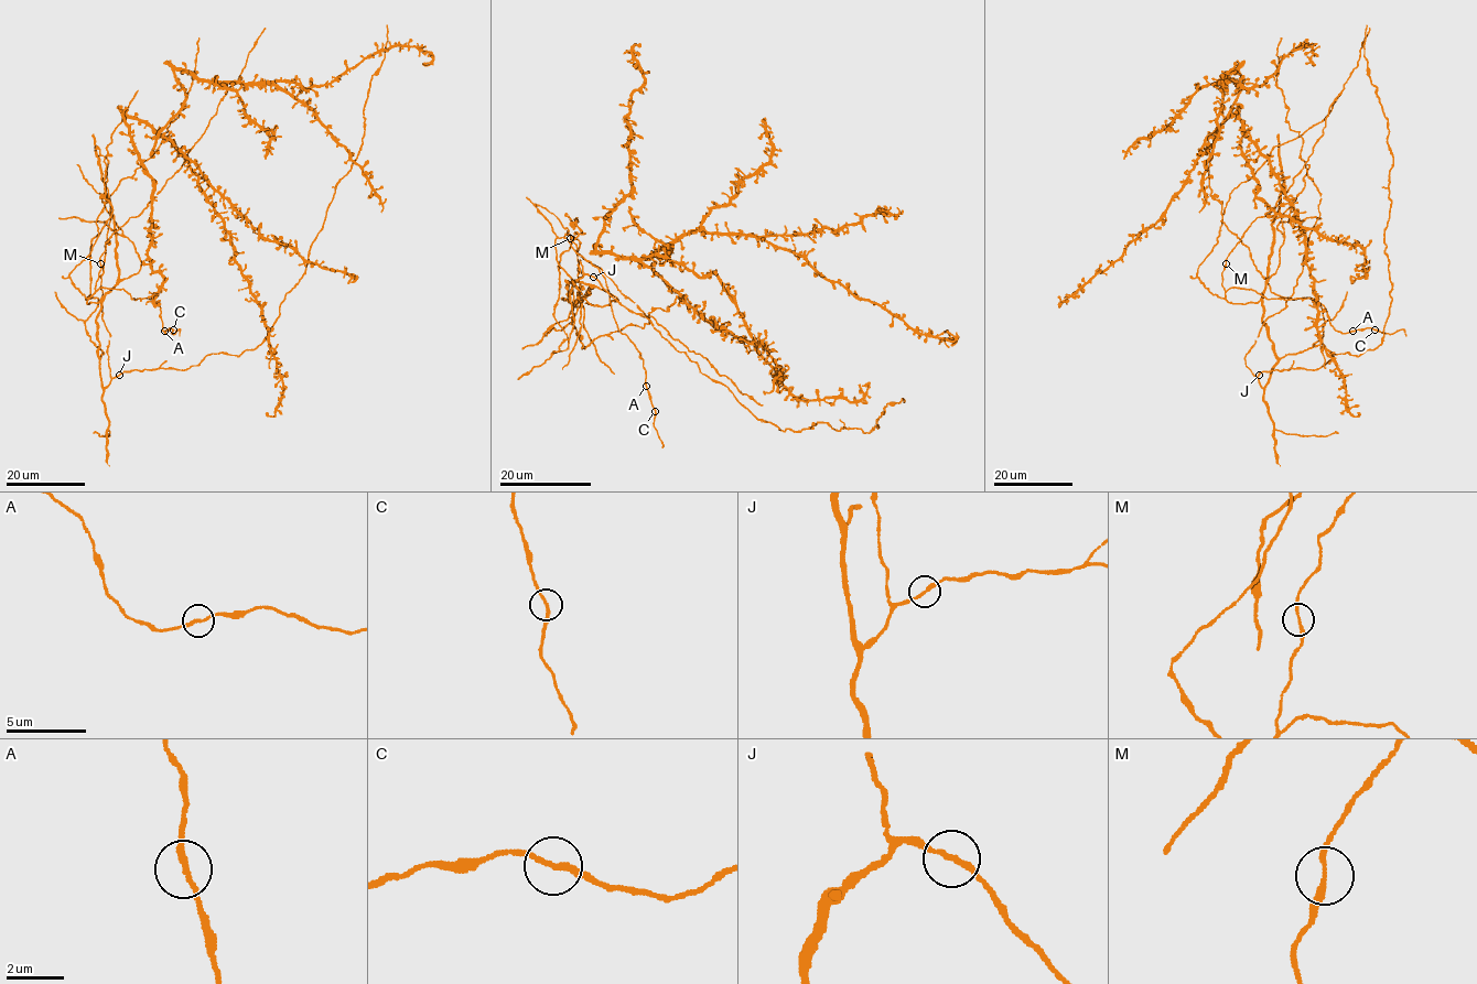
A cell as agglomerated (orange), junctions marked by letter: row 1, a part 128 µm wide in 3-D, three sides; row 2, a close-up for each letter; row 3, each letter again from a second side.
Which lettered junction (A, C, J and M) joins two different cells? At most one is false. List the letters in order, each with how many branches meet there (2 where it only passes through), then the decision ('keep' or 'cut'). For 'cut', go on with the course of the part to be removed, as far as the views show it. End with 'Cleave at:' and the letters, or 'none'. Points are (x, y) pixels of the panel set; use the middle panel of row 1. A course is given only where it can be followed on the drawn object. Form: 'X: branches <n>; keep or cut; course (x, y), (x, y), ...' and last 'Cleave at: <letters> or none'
A: branches 2; keep
C: branches 2; keep
J: branches 2; keep
M: branches 2; keep
Cleave at: none

